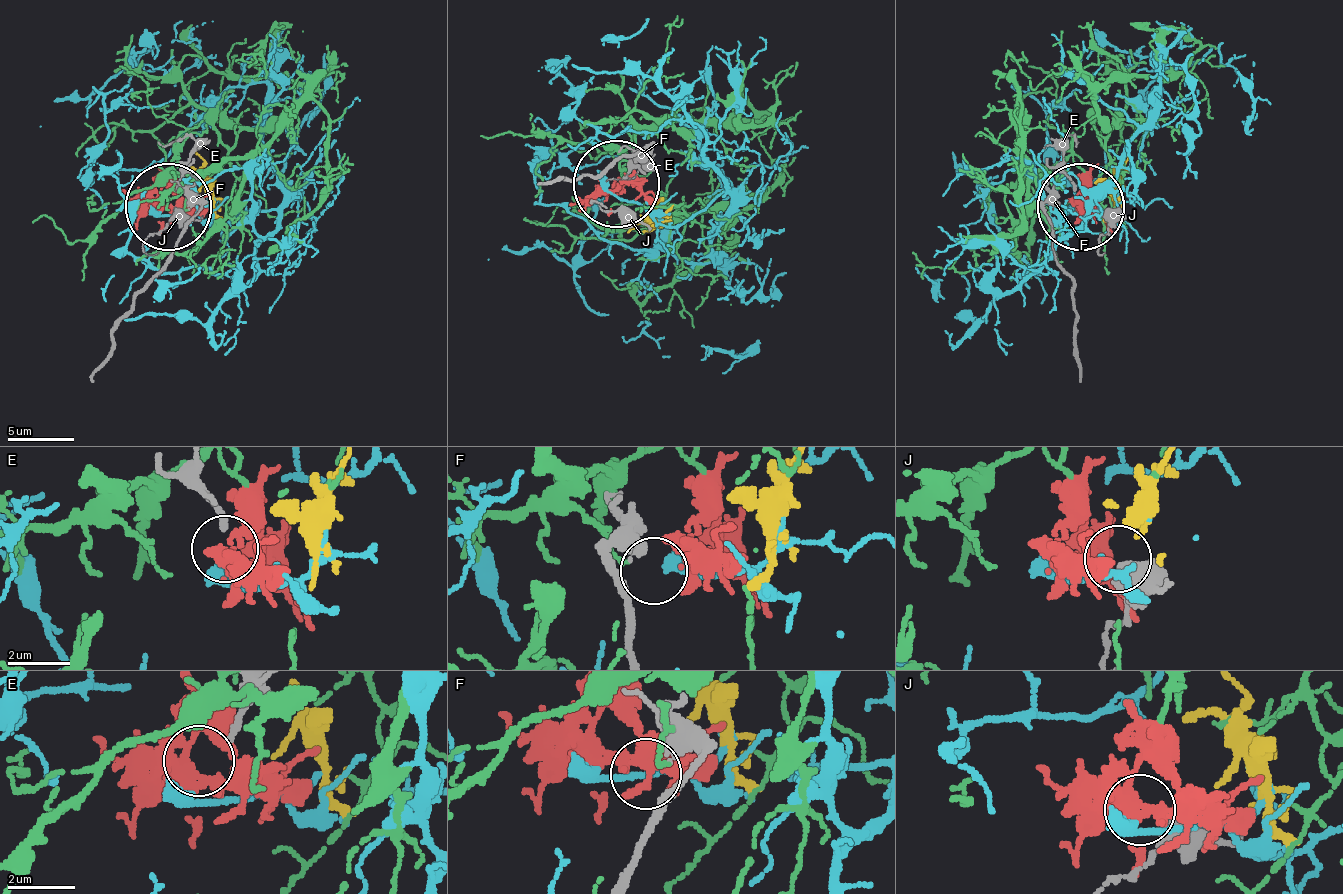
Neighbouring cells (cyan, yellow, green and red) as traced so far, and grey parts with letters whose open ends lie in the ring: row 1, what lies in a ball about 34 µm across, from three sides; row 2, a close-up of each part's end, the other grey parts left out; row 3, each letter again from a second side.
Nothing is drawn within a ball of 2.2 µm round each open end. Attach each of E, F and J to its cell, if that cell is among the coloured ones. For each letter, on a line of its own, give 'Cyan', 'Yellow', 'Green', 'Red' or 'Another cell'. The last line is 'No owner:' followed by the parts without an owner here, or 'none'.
E: Cyan
F: Red
J: Another cell
No owner: J

